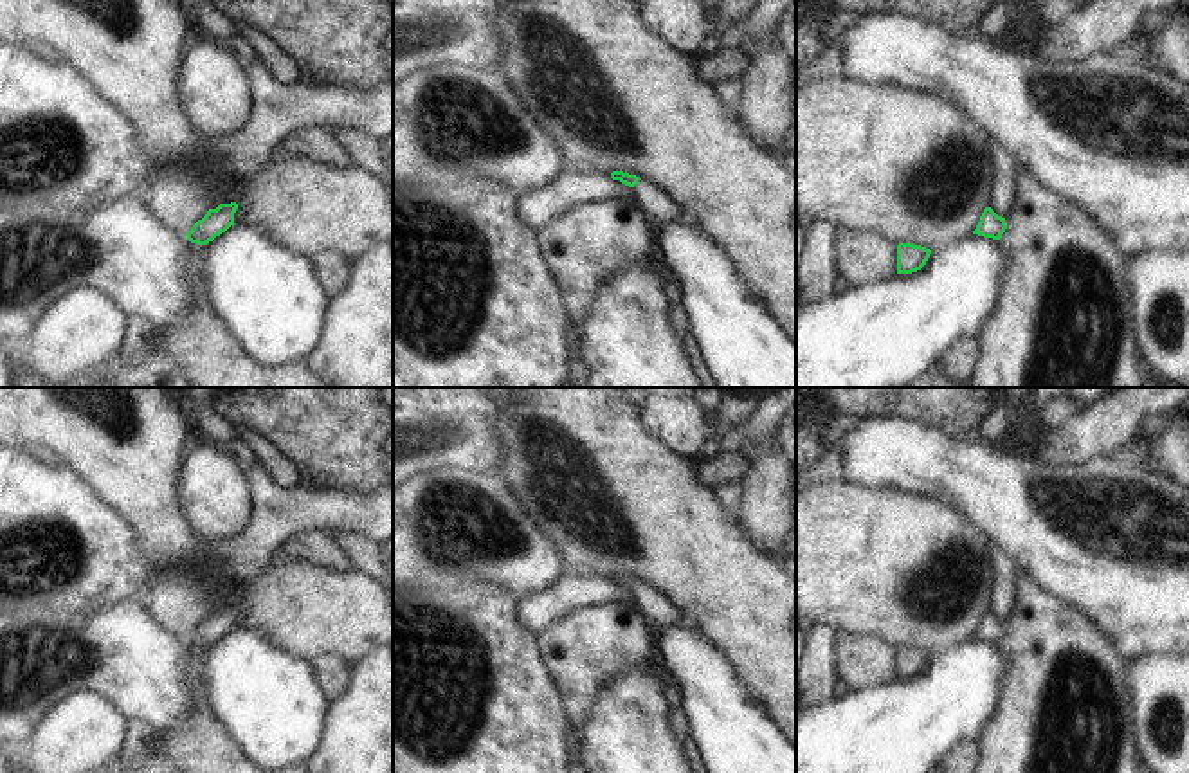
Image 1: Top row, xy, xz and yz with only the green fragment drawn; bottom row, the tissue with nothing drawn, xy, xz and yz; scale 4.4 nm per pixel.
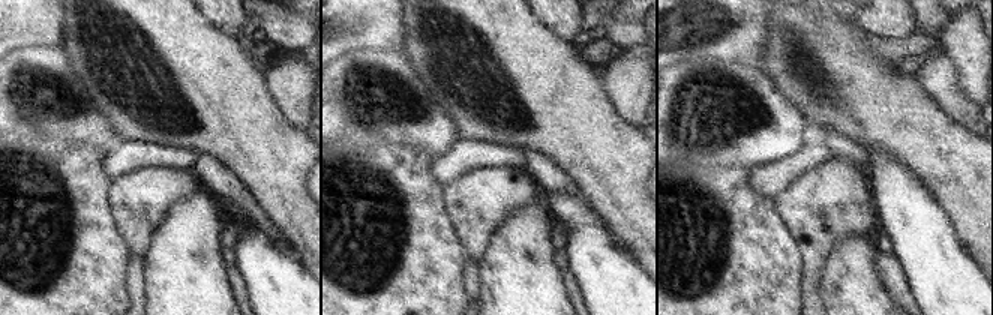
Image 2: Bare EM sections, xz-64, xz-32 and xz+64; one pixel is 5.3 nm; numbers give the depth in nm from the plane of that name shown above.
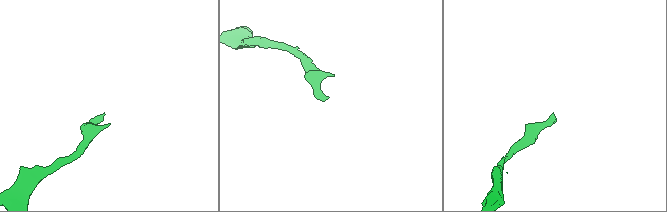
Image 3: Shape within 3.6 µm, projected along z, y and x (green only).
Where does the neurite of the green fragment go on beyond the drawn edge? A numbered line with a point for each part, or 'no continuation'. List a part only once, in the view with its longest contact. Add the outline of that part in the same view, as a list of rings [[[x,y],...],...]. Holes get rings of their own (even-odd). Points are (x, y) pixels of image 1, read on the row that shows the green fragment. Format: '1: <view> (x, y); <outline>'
1: xz (658, 208); [[[641,178],[634,187],[631,187],[631,200],[654,229],[672,223],[692,223],[683,207],[677,205],[663,189],[658,189]]]

